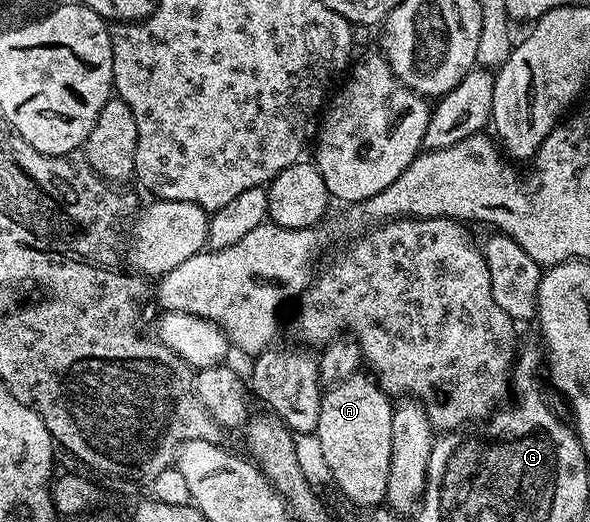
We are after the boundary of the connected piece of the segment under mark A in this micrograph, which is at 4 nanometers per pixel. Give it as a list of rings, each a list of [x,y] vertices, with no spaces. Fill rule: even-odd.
[[[360,370],[323,392],[321,414],[314,439],[319,439],[323,464],[331,471],[337,487],[355,506],[384,503],[389,482],[389,462],[393,450],[392,401],[379,389],[374,375]]]

